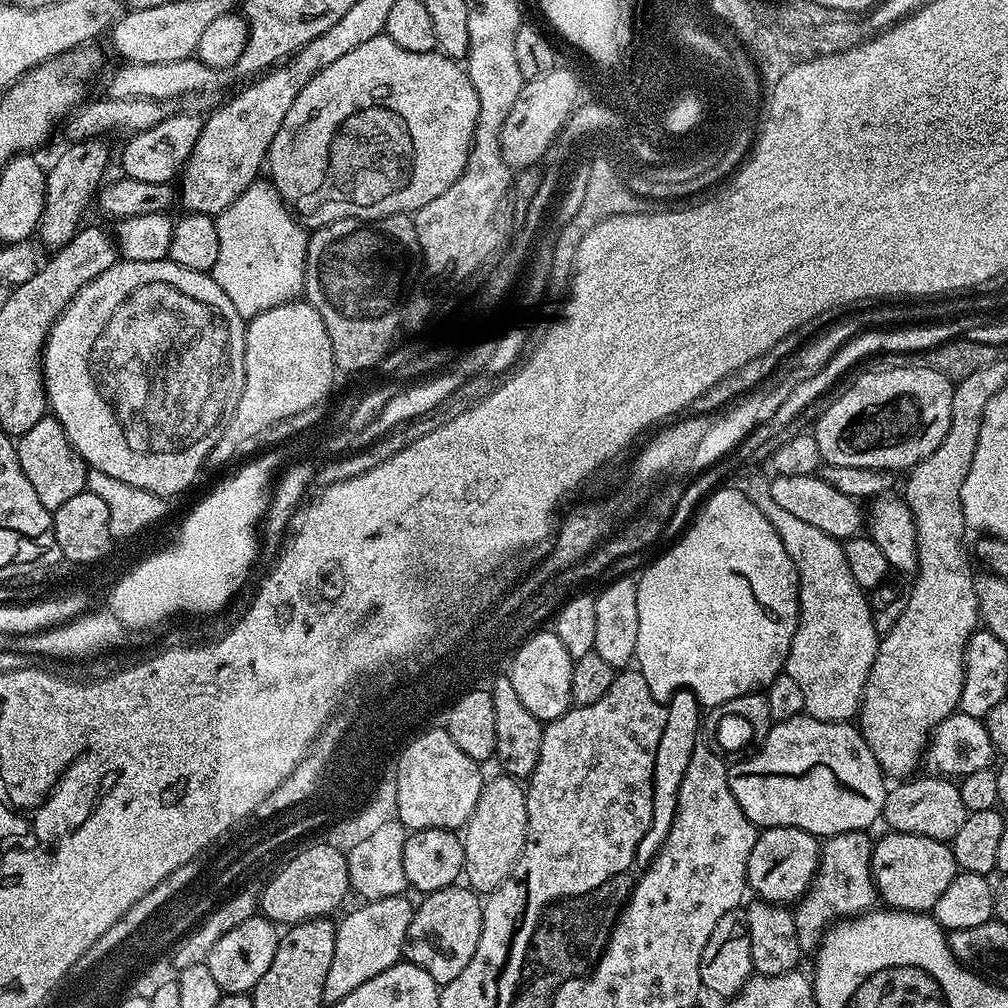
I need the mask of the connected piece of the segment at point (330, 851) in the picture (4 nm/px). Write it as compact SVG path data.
M325 842L312 844L302 849L289 864L282 865L269 878L268 885L259 889L259 894L259 915L277 926L305 924L308 920L331 917L331 912L350 896L347 855Z

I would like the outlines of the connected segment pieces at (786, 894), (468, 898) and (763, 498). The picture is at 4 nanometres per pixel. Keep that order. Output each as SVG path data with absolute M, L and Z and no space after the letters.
M765 828L750 850L748 888L756 891L761 901L788 906L807 892L820 865L821 841L806 830L797 828Z
M467 886L429 892L421 900L424 901L415 905L408 927L404 956L407 963L426 970L438 986L443 986L454 982L454 978L466 970L470 958L474 958L474 950L478 950L478 938L482 934L484 905L481 897Z
M767 483L754 485L750 495L782 538L800 583L800 617L784 672L798 682L807 715L839 724L851 721L860 711L866 678L876 657L878 633L873 605L868 605L865 589L854 582L841 541L782 510L768 493Z

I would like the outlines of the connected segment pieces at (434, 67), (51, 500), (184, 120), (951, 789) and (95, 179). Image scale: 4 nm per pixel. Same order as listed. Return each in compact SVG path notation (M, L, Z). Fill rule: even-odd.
M381 34L354 46L302 86L286 110L274 142L270 142L266 172L271 187L296 219L312 230L339 220L382 220L385 216L415 214L426 202L434 202L442 190L450 190L462 174L477 118L478 94L457 61L439 50L402 50L387 34Z
M46 414L26 434L22 434L16 441L18 462L22 466L22 474L30 478L30 486L38 490L38 502L50 510L62 506L74 494L85 491L88 483L89 469L84 459L74 450L74 446L66 438L66 430L51 414Z
M192 112L169 114L158 126L150 126L150 130L133 132L124 144L124 153L120 156L120 164L124 167L123 175L129 180L138 182L158 182L167 184L175 181L184 171L184 164L194 150L194 142L198 142L198 134L202 134L204 120Z
M923 775L905 779L897 783L900 784L897 788L888 788L884 799L883 823L888 823L887 827L893 832L918 834L922 838L951 842L969 814L966 806L962 806L960 789L951 779L941 775Z
M93 138L90 140L77 140L67 145L68 149L53 162L52 168L46 172L46 190L44 191L44 213L40 216L40 226L38 229L39 243L45 249L55 250L66 246L74 238L74 234L82 227L80 219L84 216L84 211L88 208L88 203L93 203L94 197L99 193L105 183L104 171L108 168L108 143L104 138Z

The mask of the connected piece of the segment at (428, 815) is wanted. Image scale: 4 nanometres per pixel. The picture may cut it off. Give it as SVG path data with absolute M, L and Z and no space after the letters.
M447 727L432 728L429 732L410 740L403 745L405 748L401 750L400 757L396 760L395 819L399 820L405 829L414 832L431 828L463 829L470 814L474 814L474 806L478 806L478 794L486 783L486 776L480 773L481 765L472 760L470 754L462 754L462 750L458 750L458 745L454 742L454 738L450 738Z

